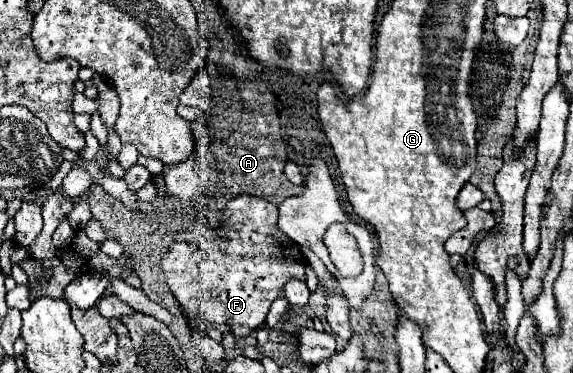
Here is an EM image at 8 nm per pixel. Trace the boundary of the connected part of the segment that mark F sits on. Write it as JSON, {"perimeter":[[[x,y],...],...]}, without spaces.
{"perimeter":[[[248,194],[234,196],[224,204],[218,220],[220,224],[216,228],[216,236],[220,240],[228,240],[228,250],[200,250],[200,246],[196,250],[196,244],[176,242],[168,248],[162,260],[162,272],[166,276],[172,294],[180,304],[202,304],[202,318],[206,320],[206,324],[222,332],[230,330],[238,340],[264,324],[270,304],[276,298],[284,296],[282,288],[286,286],[288,280],[296,278],[306,282],[306,258],[302,266],[302,252],[298,244],[292,244],[292,241],[276,228],[278,208],[264,198],[256,198]]]}

